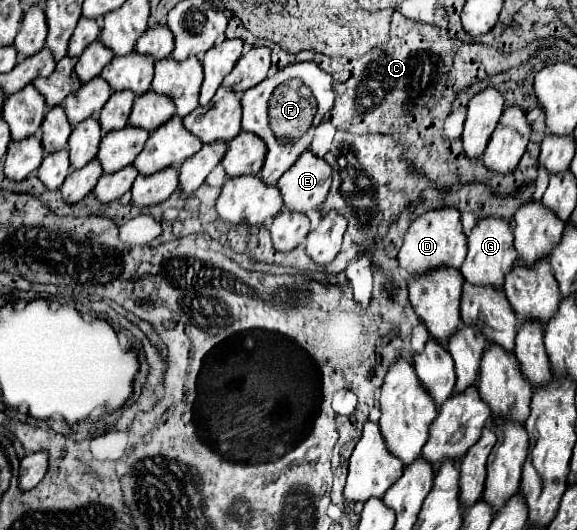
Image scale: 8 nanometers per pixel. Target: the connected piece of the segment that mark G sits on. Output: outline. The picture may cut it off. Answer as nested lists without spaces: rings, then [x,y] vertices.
[[[483,218],[477,222],[477,226],[473,228],[473,232],[467,240],[469,240],[467,242],[469,252],[467,252],[467,260],[461,266],[465,280],[471,286],[503,288],[505,274],[509,274],[519,264],[519,256],[513,248],[513,234],[509,230],[509,222],[501,220],[501,218]]]

